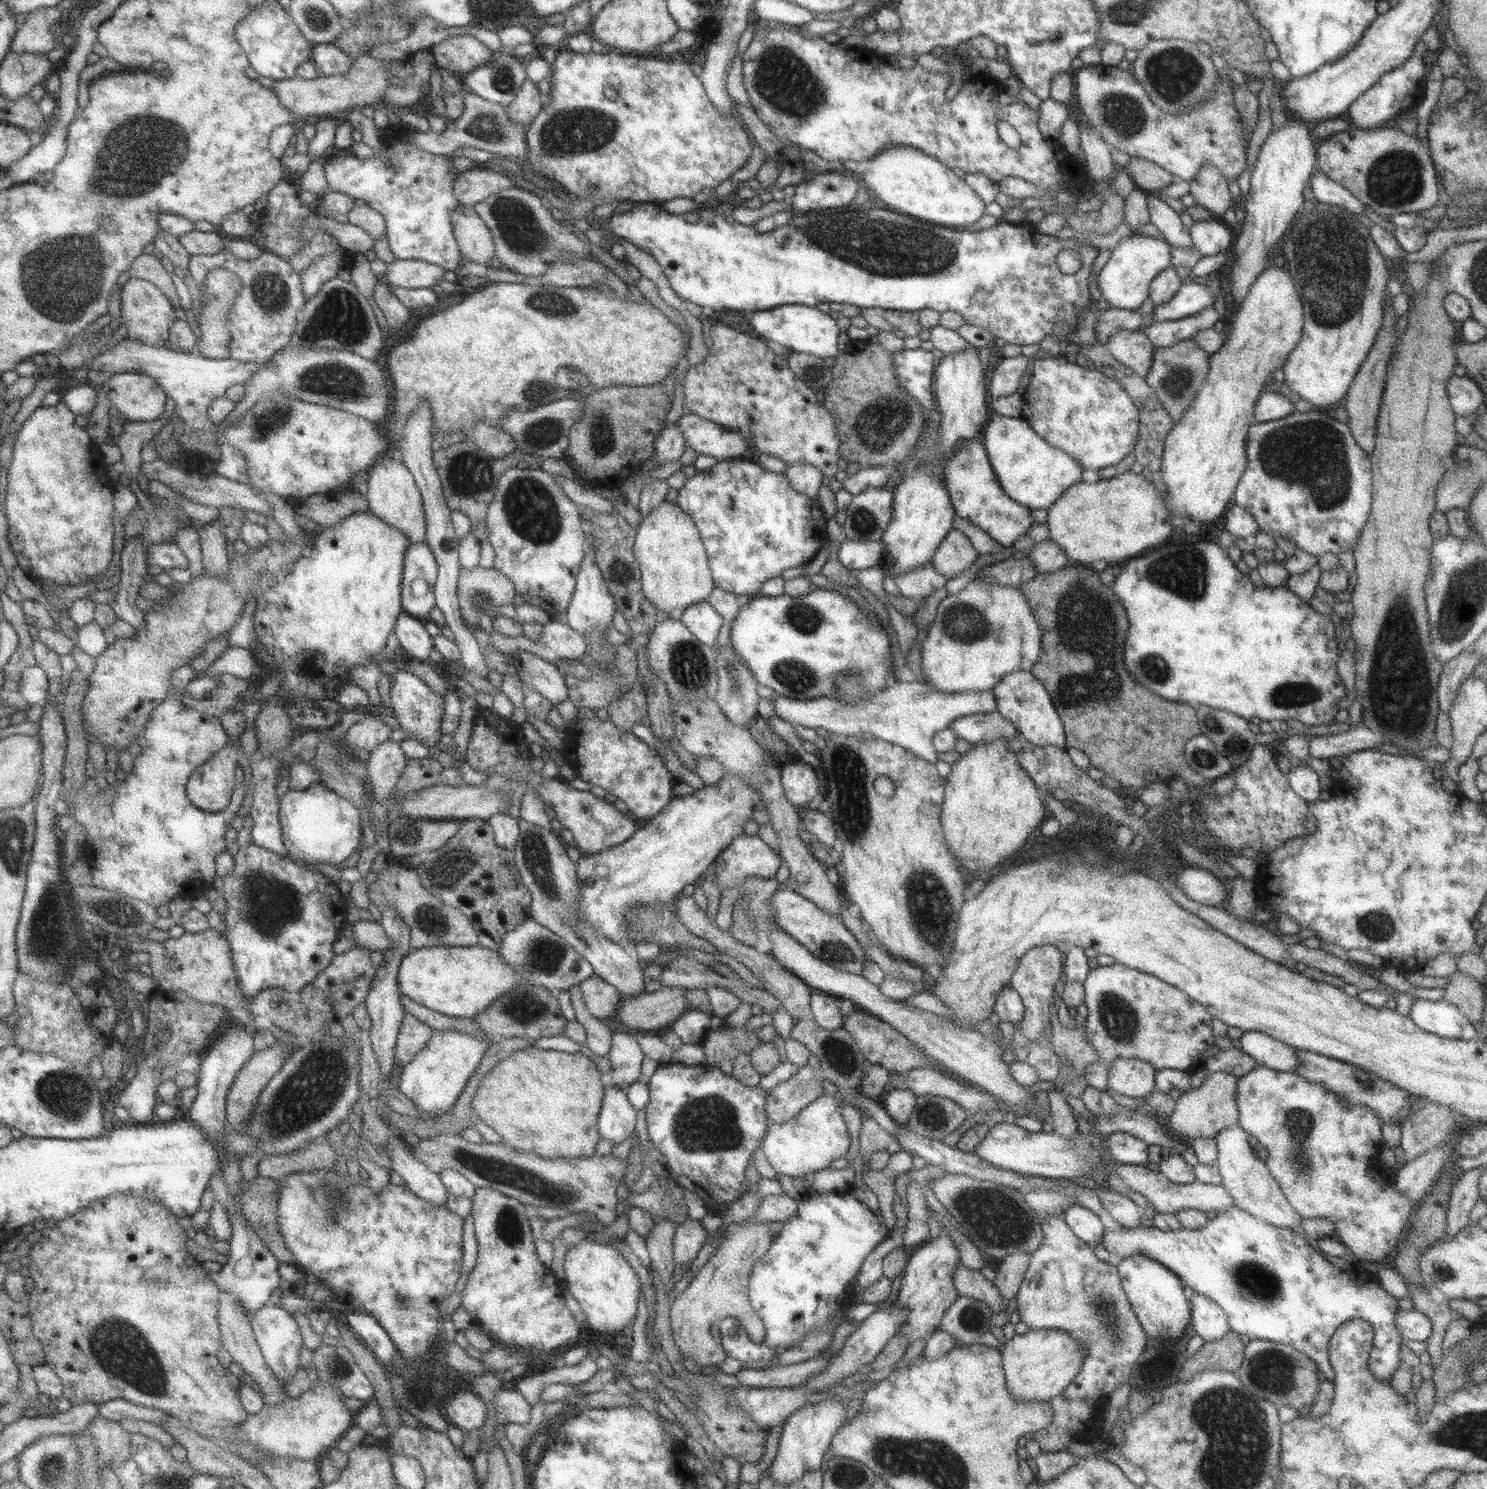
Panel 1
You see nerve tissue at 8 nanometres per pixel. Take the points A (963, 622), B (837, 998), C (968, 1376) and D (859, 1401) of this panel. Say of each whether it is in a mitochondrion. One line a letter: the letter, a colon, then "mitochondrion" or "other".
A: mitochondrion
B: other
C: other
D: other

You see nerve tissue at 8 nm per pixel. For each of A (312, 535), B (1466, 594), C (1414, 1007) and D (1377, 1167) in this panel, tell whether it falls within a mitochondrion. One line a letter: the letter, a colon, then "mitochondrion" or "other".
A: other
B: mitochondrion
C: other
D: other

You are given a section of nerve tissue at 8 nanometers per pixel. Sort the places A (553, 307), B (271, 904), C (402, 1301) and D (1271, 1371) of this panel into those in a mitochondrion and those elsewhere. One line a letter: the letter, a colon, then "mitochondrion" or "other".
A: mitochondrion
B: mitochondrion
C: mitochondrion
D: mitochondrion

